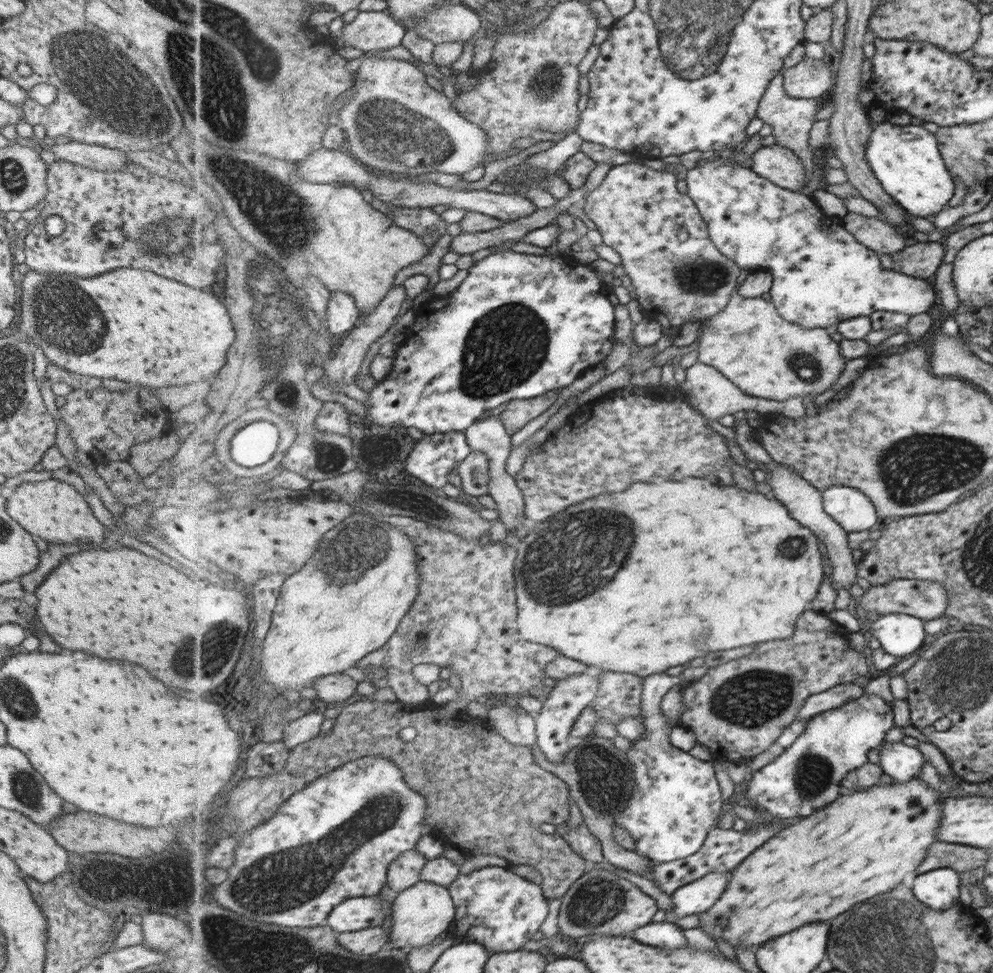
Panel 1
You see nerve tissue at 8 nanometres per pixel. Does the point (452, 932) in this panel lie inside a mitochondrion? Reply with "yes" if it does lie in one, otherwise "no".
no

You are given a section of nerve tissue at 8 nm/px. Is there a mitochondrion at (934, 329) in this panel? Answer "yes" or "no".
no

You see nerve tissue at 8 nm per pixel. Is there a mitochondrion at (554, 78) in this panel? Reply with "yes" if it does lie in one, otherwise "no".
yes

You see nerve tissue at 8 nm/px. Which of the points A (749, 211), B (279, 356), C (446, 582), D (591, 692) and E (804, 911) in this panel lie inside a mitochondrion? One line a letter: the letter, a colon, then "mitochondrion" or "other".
A: other
B: mitochondrion
C: other
D: other
E: other

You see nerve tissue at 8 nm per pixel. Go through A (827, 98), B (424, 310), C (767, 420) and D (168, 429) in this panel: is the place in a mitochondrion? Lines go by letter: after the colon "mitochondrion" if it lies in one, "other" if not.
A: other
B: other
C: other
D: other

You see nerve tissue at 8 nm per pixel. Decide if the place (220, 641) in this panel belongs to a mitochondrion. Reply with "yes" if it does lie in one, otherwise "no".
yes

